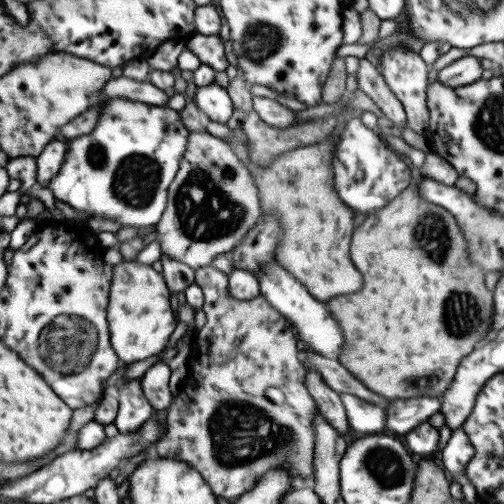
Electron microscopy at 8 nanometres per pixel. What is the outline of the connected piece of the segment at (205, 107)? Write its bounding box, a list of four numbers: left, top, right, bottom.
[196,83,235,123]

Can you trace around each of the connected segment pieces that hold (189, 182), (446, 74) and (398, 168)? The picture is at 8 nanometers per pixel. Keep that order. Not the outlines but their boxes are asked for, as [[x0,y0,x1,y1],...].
[[157,132,263,271],[437,55,483,88],[330,117,411,218]]

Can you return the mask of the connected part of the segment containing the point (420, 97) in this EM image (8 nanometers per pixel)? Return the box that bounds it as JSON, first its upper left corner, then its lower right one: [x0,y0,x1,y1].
[382,47,430,134]

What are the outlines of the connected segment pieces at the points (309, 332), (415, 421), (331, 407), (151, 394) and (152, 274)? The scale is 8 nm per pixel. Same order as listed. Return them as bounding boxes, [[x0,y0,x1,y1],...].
[[260,261,342,358],[382,397,440,436],[306,369,352,435],[143,362,175,411],[109,261,178,363]]

